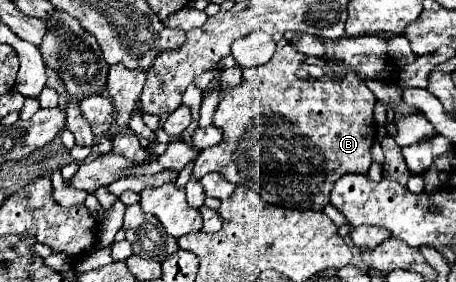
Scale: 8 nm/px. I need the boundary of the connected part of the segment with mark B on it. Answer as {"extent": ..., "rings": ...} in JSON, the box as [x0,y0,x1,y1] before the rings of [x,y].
{"extent":[192,46,376,210],"rings":[[[292,46],[278,50],[272,60],[260,68],[246,68],[242,82],[236,88],[224,88],[214,112],[214,126],[224,132],[224,140],[204,150],[194,164],[192,178],[200,180],[208,172],[220,172],[232,184],[240,184],[258,192],[266,202],[286,208],[322,210],[330,202],[334,182],[344,174],[368,174],[372,158],[370,146],[376,140],[374,106],[376,98],[366,84],[346,66],[340,66],[340,78],[310,78],[298,80],[296,68],[306,56]]]}

